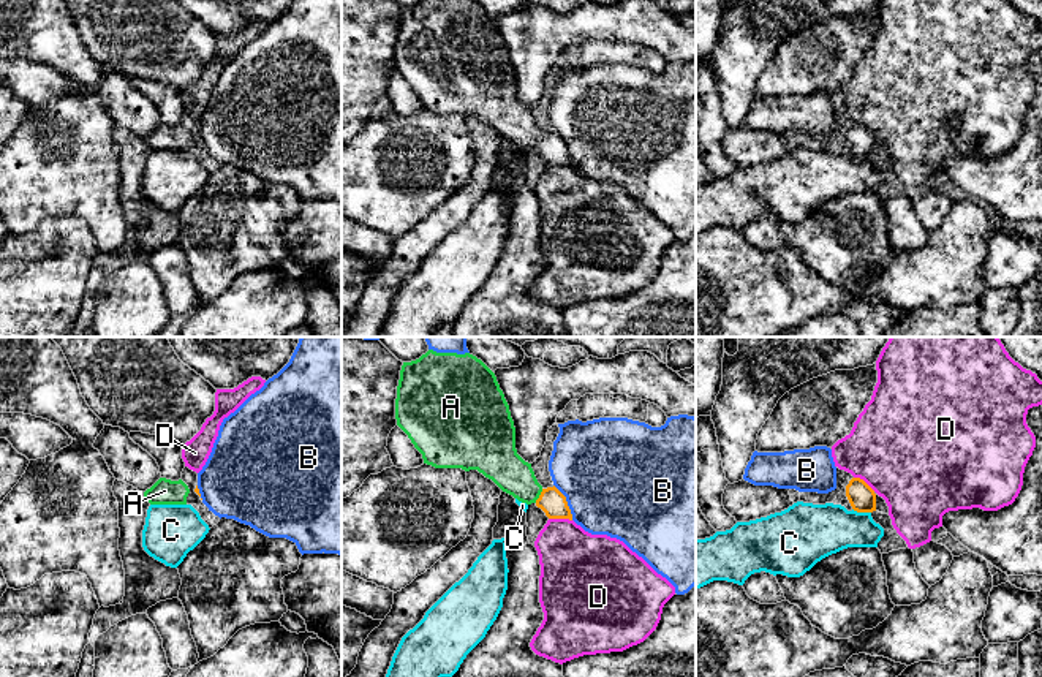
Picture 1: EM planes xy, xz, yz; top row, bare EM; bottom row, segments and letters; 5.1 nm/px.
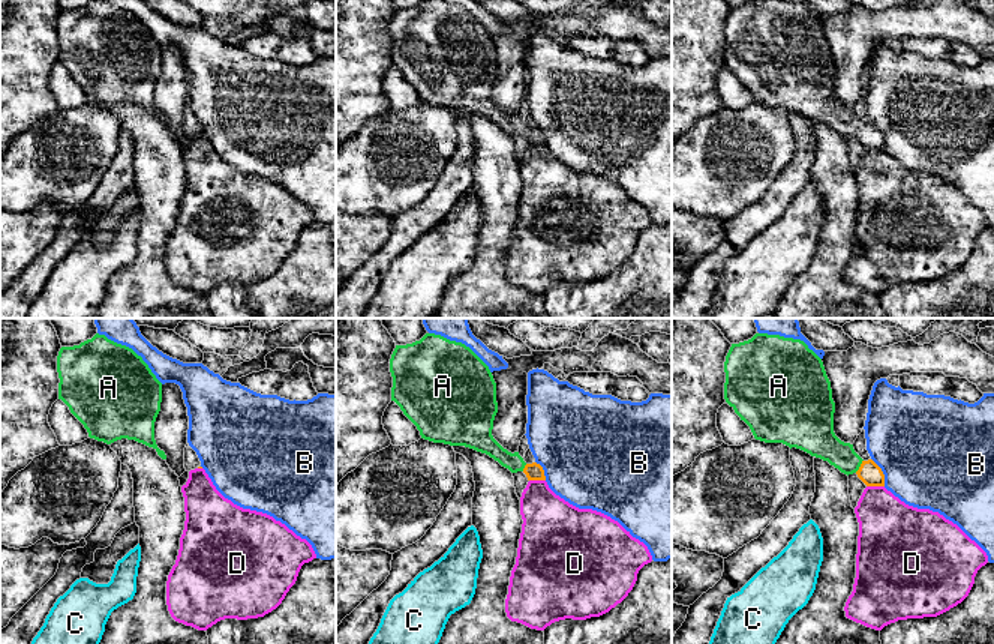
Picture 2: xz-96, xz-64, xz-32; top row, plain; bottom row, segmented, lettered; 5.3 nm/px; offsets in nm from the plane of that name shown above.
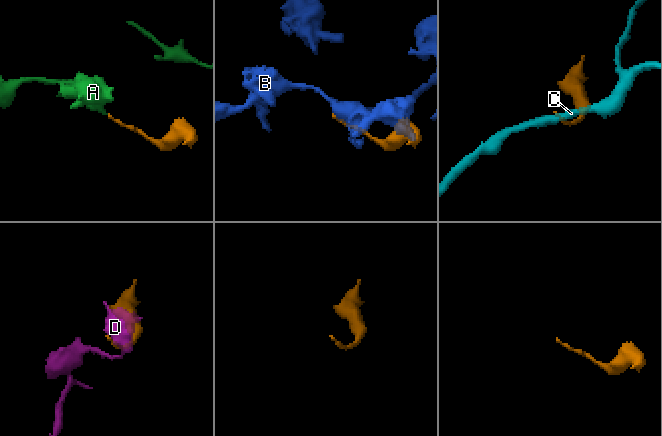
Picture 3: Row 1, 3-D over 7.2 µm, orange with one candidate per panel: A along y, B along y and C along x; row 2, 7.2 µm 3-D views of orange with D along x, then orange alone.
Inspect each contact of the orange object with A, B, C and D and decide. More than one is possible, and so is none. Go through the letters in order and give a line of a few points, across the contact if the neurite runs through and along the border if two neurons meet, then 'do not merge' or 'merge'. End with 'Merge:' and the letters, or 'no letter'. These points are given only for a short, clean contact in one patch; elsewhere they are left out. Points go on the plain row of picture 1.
A: line xz (552, 147), (539, 141), (528, 136), (502, 109); merge
B: do not merge
C: line yz (853, 154), (870, 158); do not merge
D: do not merge
Merge: A

